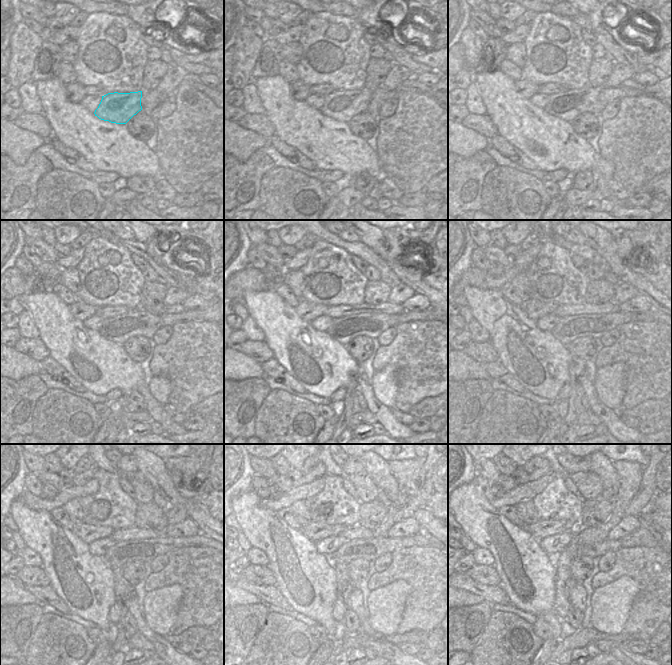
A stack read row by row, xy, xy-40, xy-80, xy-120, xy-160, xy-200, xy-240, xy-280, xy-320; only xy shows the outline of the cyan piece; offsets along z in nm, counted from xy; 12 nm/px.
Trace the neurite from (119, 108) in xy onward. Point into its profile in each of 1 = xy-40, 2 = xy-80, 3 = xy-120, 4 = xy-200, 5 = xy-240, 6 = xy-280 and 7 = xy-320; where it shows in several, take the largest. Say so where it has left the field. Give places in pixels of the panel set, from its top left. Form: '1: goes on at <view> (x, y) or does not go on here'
1: goes on at xy-40 (341, 106)
2: goes on at xy-80 (567, 105)
3: goes on at xy-120 (119, 329)
4: goes on at xy-200 (595, 325)
5: goes on at xy-240 (121, 552)
6: goes on at xy-280 (370, 549)
7: goes on at xy-320 (575, 550)

